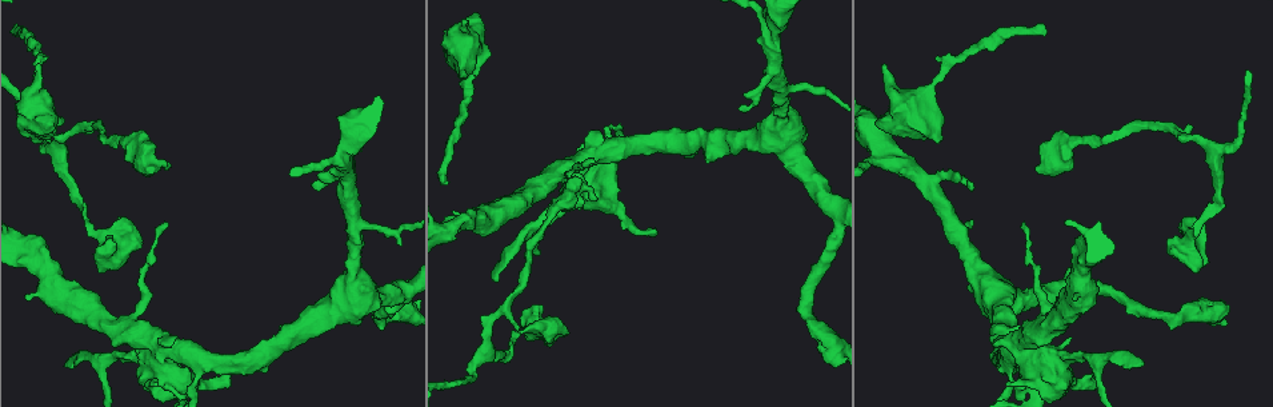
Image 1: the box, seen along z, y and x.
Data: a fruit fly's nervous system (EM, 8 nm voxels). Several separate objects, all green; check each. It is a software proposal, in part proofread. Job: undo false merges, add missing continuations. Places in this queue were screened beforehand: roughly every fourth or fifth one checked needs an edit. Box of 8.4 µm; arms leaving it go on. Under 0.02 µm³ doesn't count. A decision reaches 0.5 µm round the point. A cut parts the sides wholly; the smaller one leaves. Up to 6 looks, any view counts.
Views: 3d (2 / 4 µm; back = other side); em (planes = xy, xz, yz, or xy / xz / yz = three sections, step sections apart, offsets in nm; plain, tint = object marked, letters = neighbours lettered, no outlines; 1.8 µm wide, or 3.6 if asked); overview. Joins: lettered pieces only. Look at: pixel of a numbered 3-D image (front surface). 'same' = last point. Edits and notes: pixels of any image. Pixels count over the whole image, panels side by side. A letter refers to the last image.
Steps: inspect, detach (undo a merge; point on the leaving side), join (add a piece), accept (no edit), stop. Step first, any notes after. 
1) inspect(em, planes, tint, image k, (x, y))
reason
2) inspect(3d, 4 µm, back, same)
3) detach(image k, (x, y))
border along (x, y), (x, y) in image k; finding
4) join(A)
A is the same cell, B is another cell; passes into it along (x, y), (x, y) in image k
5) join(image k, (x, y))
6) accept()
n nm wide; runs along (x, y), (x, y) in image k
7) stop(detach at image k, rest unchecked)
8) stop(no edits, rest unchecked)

inspect(3d, 2 µm, image 1, (589, 199))
end of a long branch

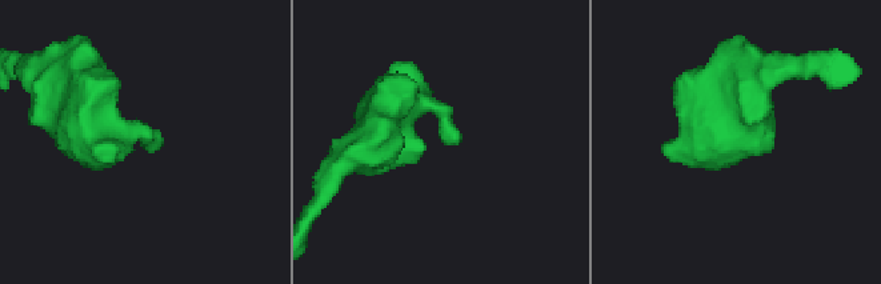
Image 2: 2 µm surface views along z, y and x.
inspect(em, planes, letters, image 2, (446, 138))

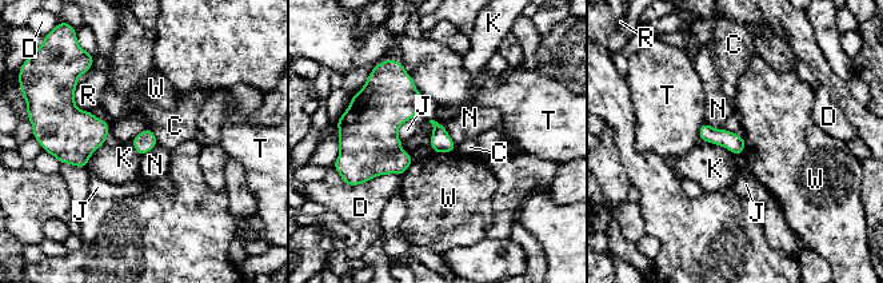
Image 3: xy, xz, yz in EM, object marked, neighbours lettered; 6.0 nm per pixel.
accept()
C, D, J, K, N, R, T and W are other cells; border along (702, 140), (742, 154) in image 3; no lettered piece goes on from it

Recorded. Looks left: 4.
inspect(3d, 2 µm, image 1, (161, 364))
thin arm on a thick one

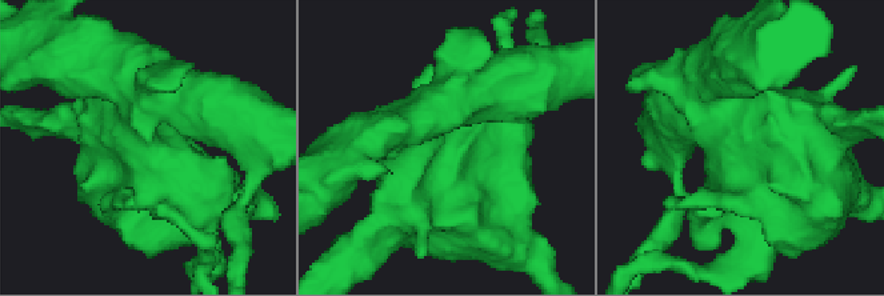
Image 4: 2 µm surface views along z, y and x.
inspect(em, planes, letters, image 4, (727, 138))
now the EM

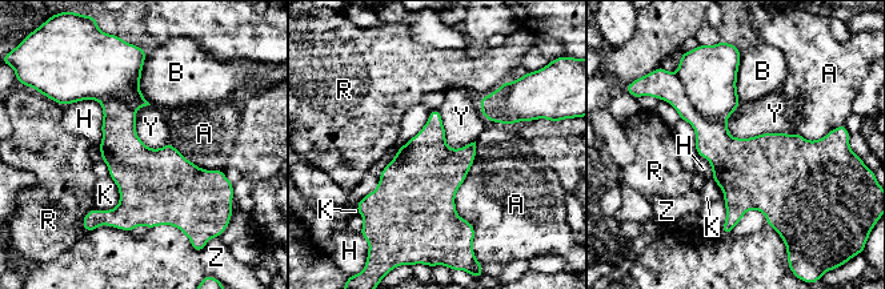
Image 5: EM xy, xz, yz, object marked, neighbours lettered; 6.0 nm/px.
detach(image 5, (713, 143))
A, B, H, K, R, Y and Z are other cells; border along (677, 77), (701, 116), (724, 120) in image 5; a second neuron is stuck on

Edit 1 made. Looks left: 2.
inspect(em, planes, tint, image 1, (739, 107))
thin end

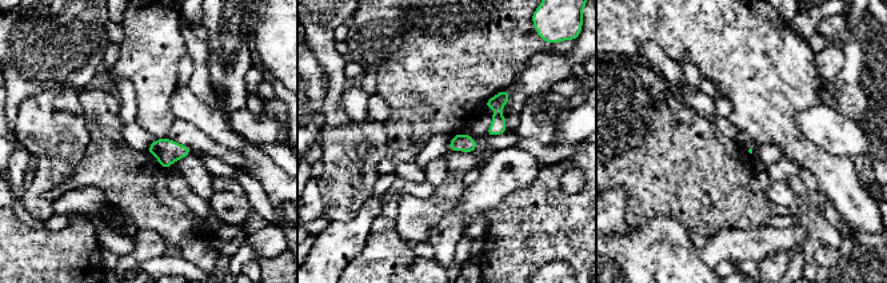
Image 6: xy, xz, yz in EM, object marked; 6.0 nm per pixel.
inspect(em, planes, letters, same)
what lies round it

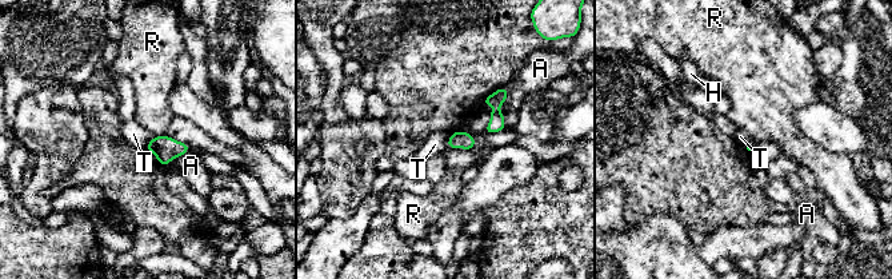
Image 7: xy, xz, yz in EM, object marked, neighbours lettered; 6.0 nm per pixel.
accept()
A, H, R and T are other cells; border along (451, 134), (446, 147) in image 7; none of them fits

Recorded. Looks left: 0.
stop(detach at image 5, rest unchecked)

